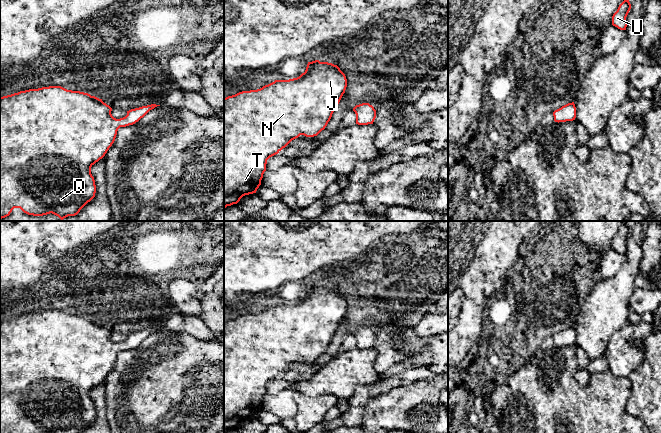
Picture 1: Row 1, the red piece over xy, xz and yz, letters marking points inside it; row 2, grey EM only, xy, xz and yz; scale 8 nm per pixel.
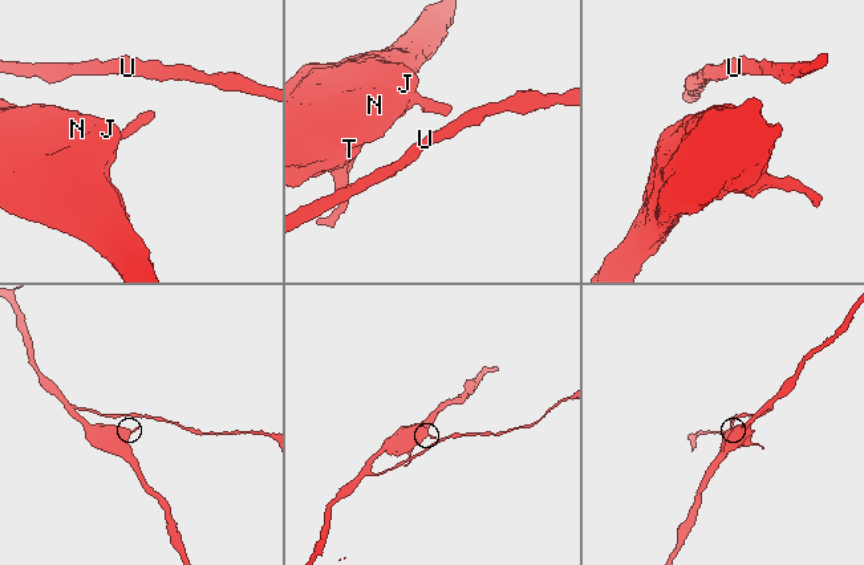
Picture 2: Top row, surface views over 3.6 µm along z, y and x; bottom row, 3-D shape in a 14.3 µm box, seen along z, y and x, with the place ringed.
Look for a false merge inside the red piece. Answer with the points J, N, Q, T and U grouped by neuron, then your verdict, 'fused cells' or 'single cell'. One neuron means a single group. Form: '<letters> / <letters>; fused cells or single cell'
J N Q T U; single cell

